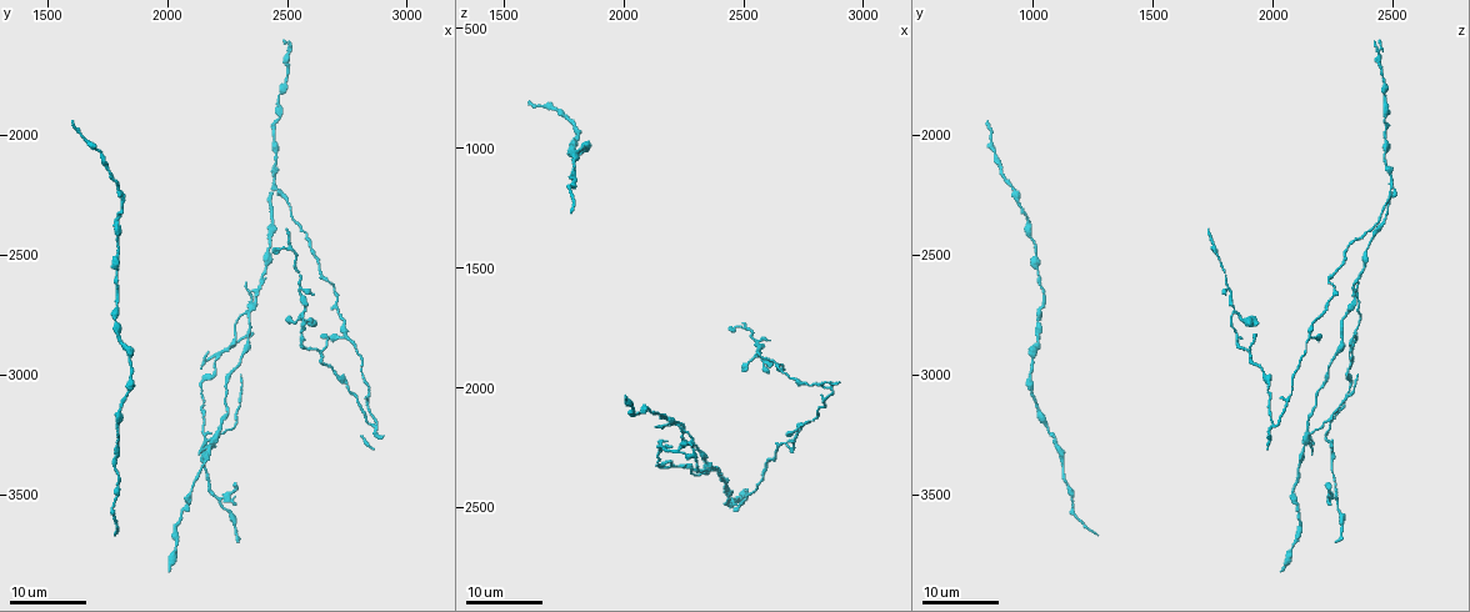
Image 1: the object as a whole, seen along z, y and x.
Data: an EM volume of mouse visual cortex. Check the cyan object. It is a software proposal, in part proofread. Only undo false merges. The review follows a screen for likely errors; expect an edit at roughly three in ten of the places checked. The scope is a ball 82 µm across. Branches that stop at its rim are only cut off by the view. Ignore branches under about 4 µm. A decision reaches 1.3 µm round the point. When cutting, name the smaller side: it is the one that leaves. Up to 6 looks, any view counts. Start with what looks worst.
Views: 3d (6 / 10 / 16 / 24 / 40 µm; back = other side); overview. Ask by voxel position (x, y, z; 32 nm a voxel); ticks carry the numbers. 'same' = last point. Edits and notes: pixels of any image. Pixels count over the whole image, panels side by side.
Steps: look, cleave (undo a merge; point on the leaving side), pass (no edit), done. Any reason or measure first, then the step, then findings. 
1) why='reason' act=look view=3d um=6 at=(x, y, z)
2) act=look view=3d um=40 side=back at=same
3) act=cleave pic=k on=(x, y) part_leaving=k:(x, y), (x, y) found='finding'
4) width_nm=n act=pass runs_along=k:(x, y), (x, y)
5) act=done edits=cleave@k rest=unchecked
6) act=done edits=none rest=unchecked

why='looks like a crossing' act=look view=3d um=24 at=(2370, 2650, 2340)

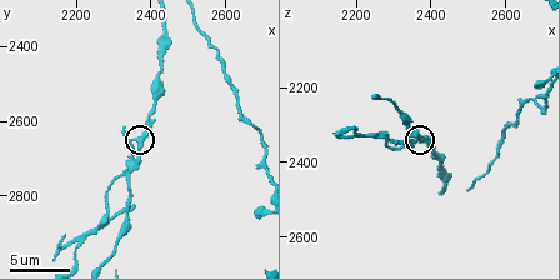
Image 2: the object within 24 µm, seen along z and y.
why='closer look' act=look view=3d um=10 at=same

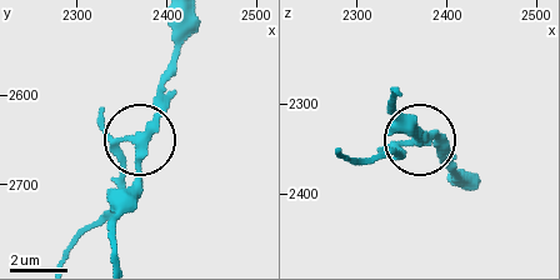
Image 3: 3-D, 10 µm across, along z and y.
width_nm=280 act=cleave pic=3 on=(104, 111) part_leaving=3:(408, 141), (404, 154), (360, 161), (341, 154) found='two cells meet here'

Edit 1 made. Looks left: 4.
why='see it whole again' act=look view=overview

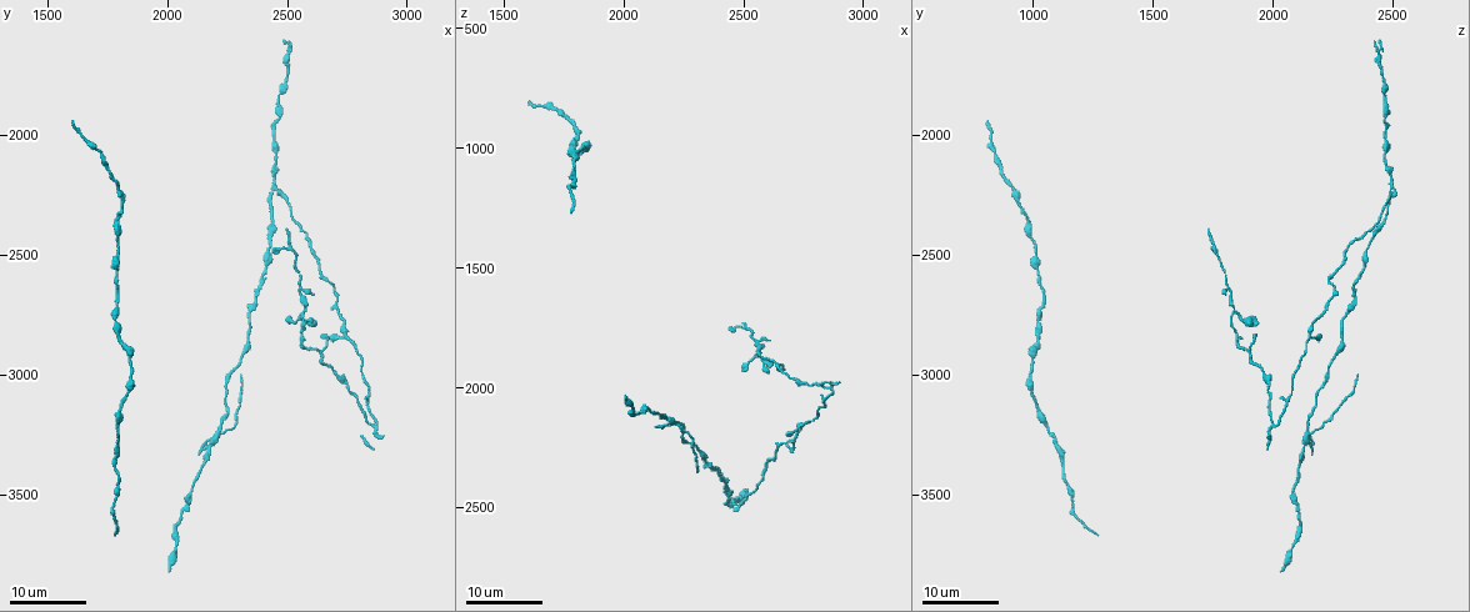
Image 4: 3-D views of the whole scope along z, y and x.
why='side arm on a straight run' act=look view=3d um=24 at=(2230, 3240, 2150)

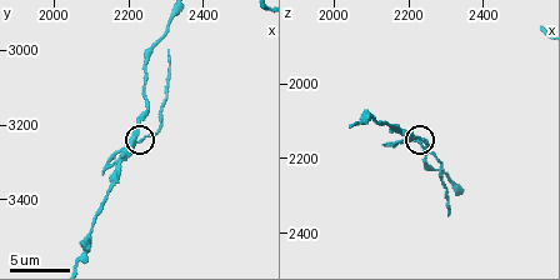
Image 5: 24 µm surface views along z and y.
act=look view=3d um=10 at=(2230, 3240, 2160)

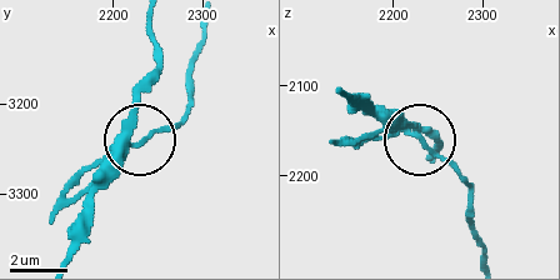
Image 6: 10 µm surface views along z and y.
side_arm_um=12 act=cleave pic=6 on=(79, 170) part_leaving=6:(123, 155), (178, 121), (186, 108), (206, 21) found='a second cell is stuck on'

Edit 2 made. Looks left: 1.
act=done edits=cleave@3,cleave@6 rest=unchecked

